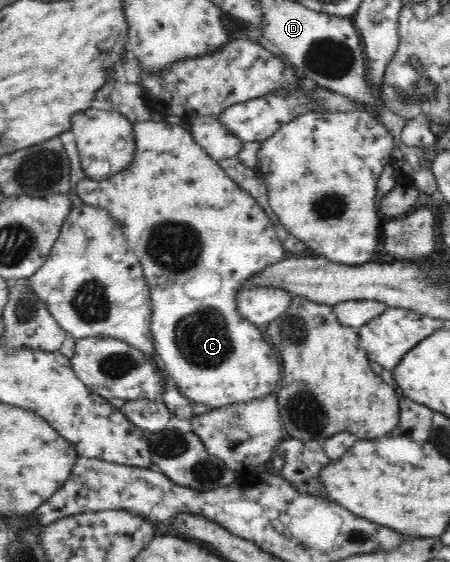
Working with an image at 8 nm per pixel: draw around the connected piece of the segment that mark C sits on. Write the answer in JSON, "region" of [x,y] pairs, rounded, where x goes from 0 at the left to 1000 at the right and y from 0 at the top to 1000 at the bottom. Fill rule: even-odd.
{"region":[[[329,214],[307,217],[296,226],[302,267],[293,288],[238,319],[182,320],[171,343],[187,361],[244,379],[271,406],[284,440],[311,463],[333,512],[336,593],[351,644],[387,674],[402,701],[444,730],[476,730],[604,701],[613,694],[613,681],[627,673],[622,635],[607,616],[582,603],[582,591],[571,578],[531,560],[524,530],[560,491],[631,461],[636,447],[616,423],[607,395],[569,361],[569,354],[533,335],[482,285],[462,278],[409,224],[369,214]],[[440,480],[476,480],[489,488],[493,509],[476,530],[484,530],[484,559],[498,562],[436,559],[462,555],[458,541],[471,537],[422,537],[418,523],[409,520],[409,505],[427,498]]]}

